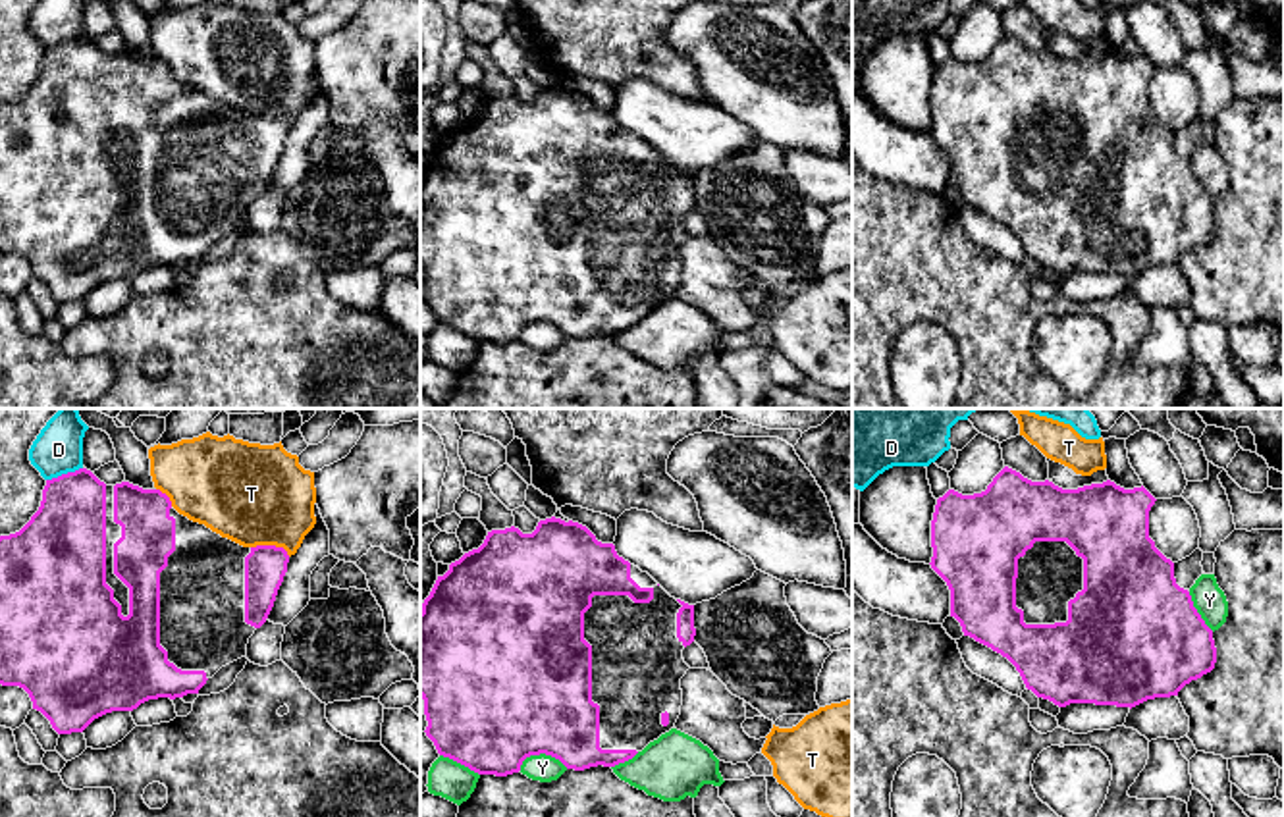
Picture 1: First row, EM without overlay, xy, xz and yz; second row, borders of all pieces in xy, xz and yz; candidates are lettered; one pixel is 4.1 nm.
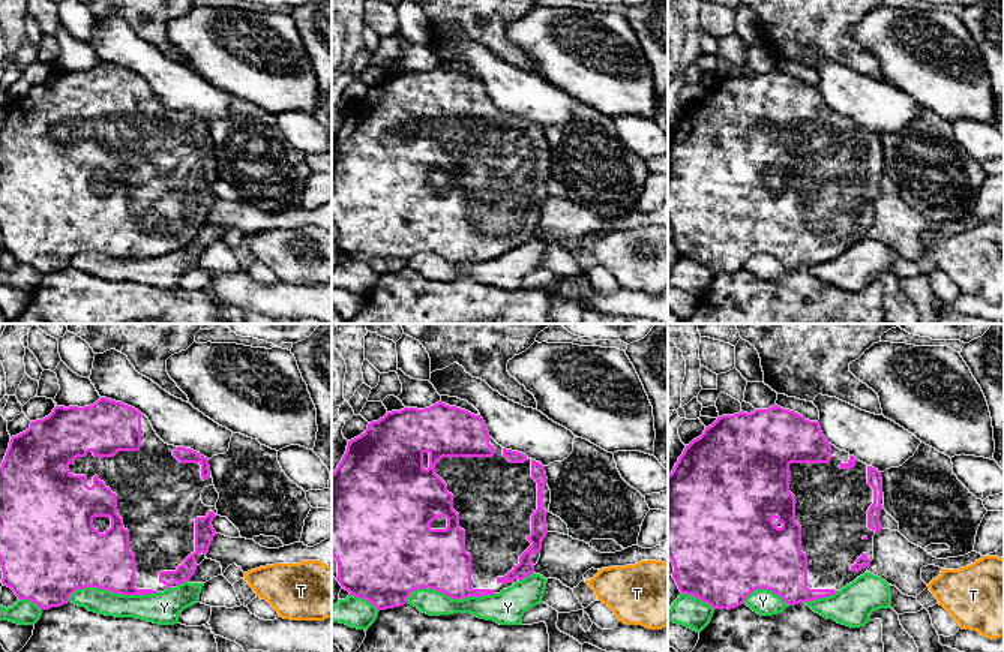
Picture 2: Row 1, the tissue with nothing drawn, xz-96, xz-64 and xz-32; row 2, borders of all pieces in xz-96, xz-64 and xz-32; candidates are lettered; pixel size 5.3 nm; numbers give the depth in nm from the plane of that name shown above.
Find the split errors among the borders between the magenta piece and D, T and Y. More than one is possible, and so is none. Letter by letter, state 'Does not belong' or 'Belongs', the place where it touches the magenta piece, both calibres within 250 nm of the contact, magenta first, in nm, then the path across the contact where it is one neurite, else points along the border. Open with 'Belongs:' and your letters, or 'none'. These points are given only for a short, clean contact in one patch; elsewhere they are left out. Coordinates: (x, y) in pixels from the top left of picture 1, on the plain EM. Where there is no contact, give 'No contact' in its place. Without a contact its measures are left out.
Belongs: none
D: Does not belong. Touches magenta at xy (64, 43). Thickness 320 nm (magenta) against 190 nm
T: Does not belong. Touches magenta at xy (270, 114). Thickness 180 nm (magenta) against 420 nm
Y: Does not belong. Touches magenta at xz (544, 320). Thickness 500 nm (magenta) against 120 nm

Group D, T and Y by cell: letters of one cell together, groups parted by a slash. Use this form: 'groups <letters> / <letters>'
groups D / T / Y

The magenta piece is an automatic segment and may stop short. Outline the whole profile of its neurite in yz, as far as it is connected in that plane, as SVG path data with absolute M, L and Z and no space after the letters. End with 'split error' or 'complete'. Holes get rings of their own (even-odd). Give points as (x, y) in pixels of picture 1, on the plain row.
M1004 35L981 62L962 64L949 58L935 73L931 89L933 125L929 133L950 158L950 185L960 191L964 204L1006 225L1020 241L1028 258L1058 276L1095 272L1132 277L1147 268L1178 264L1186 252L1215 237L1217 216L1213 198L1193 175L1190 160L1176 152L1174 131L1166 127L1149 106L1149 79L1155 69L1157 67L1143 54L1124 58L1107 48L1078 58L1062 58L1049 48L1031 50L1008 35Z | split error

